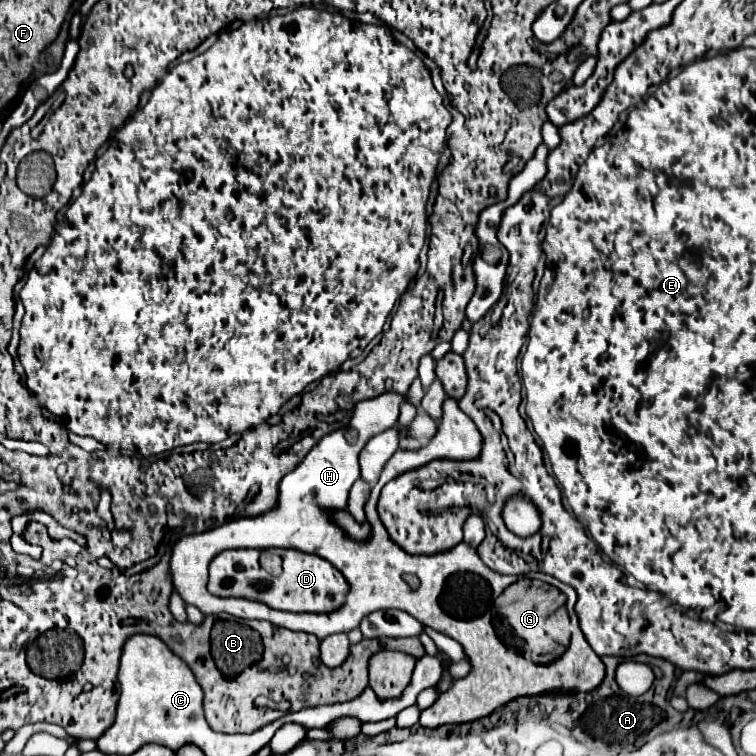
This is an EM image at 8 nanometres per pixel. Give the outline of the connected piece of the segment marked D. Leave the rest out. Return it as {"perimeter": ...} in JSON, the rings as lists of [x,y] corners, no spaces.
{"perimeter":[[[230,549],[218,553],[210,563],[208,591],[216,597],[244,597],[262,601],[272,609],[298,613],[330,613],[344,603],[348,583],[344,575],[328,561],[296,549],[276,549],[276,553],[284,559],[284,571],[278,577],[268,575],[258,565],[260,549]]]}

